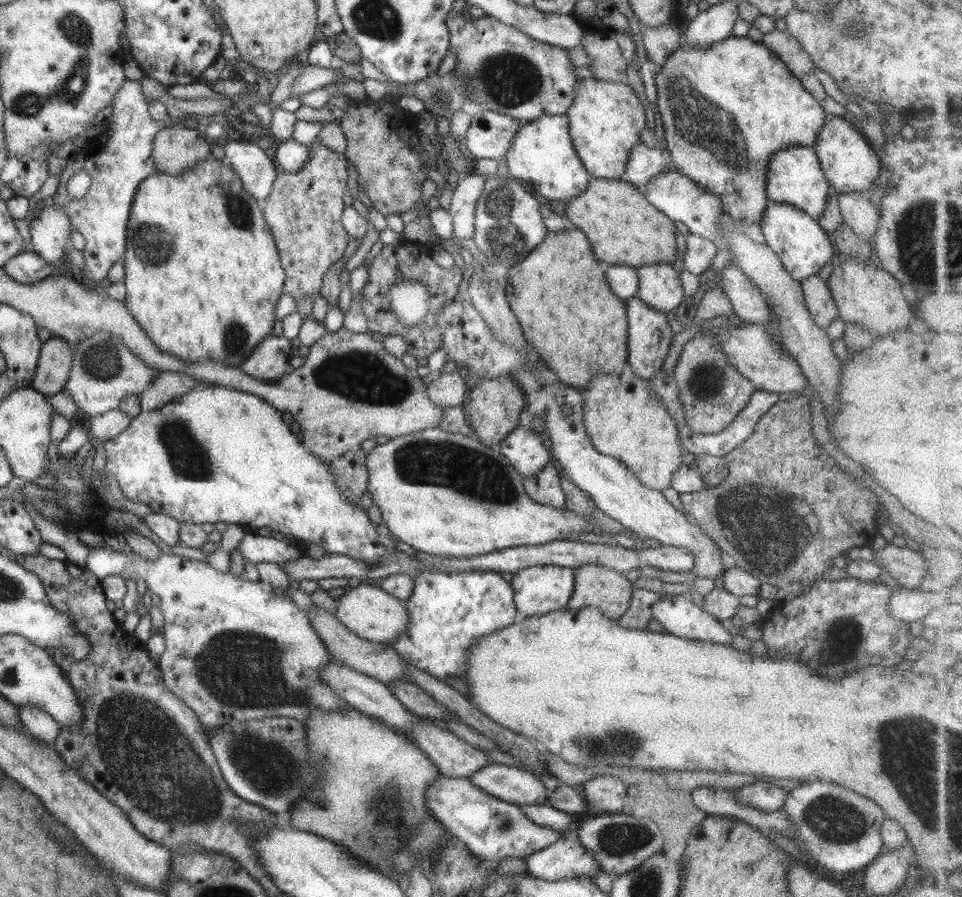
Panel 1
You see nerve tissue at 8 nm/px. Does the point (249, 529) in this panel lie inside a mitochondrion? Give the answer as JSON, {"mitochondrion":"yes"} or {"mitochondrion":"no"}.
{"mitochondrion":"no"}

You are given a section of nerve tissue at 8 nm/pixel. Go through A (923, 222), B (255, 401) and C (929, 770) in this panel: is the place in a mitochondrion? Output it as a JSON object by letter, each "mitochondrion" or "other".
{"A":"mitochondrion","B":"other","C":"mitochondrion"}

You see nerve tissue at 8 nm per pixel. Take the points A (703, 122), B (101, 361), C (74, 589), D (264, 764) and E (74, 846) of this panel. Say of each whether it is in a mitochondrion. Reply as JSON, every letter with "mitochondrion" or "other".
{"A":"mitochondrion","B":"mitochondrion","C":"mitochondrion","D":"mitochondrion","E":"other"}

